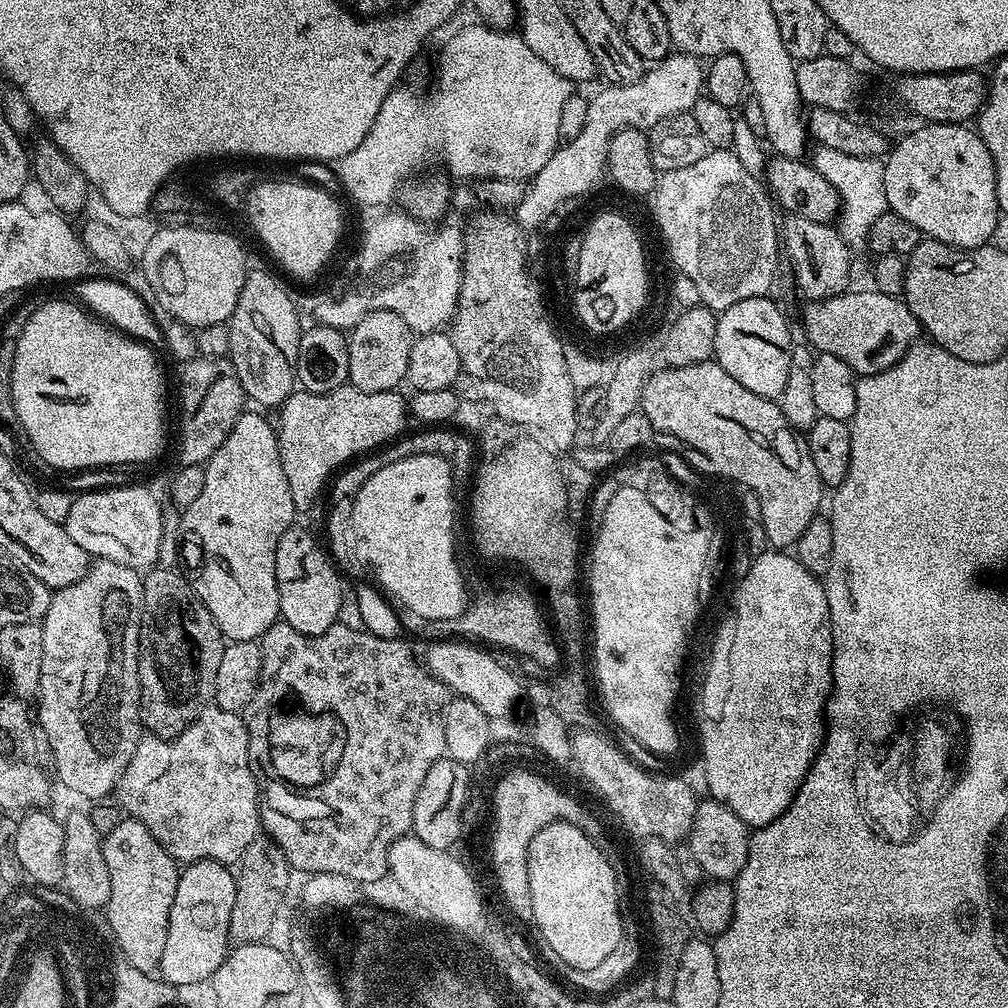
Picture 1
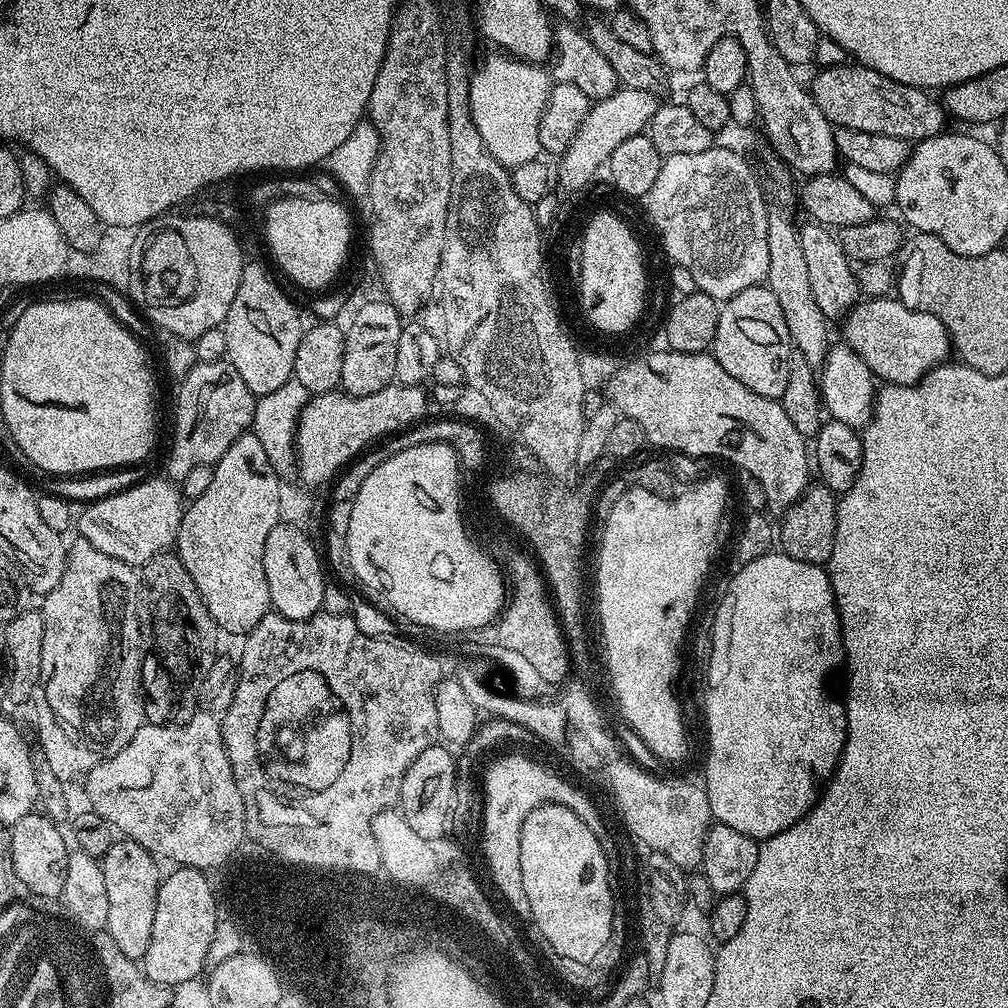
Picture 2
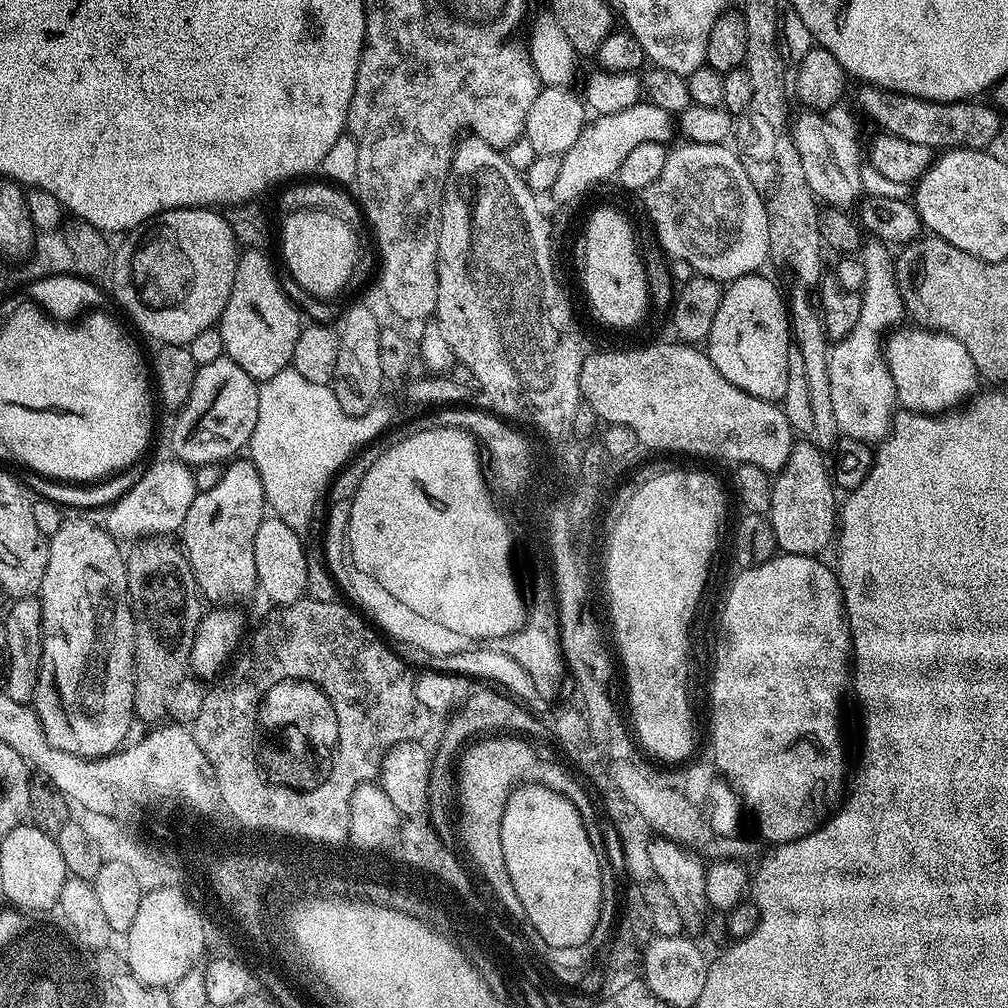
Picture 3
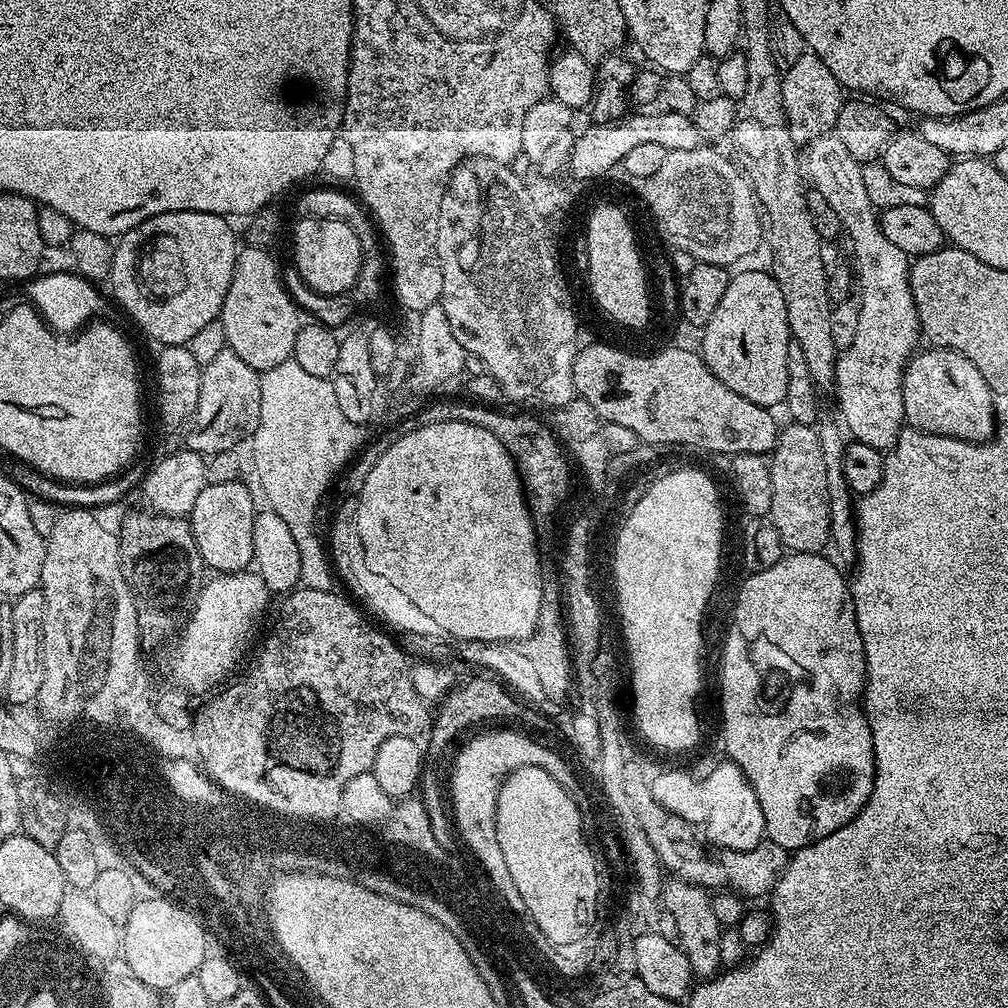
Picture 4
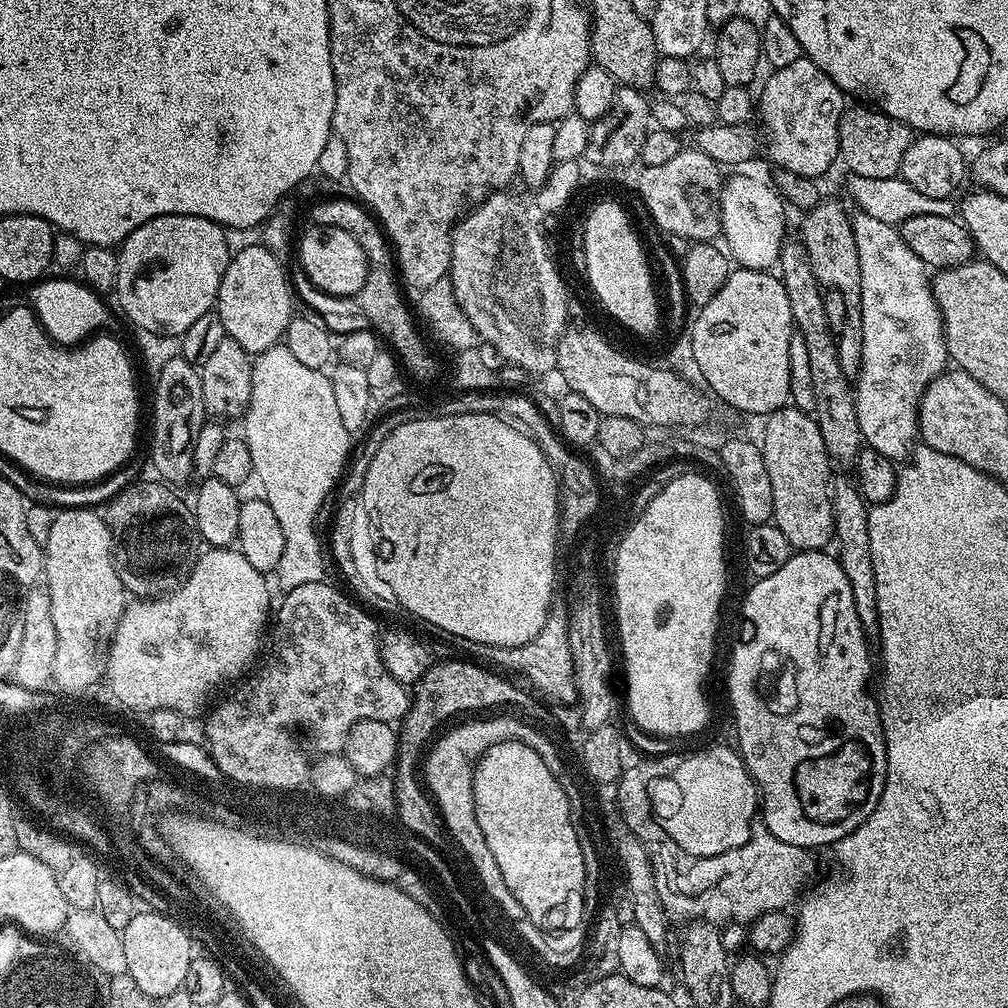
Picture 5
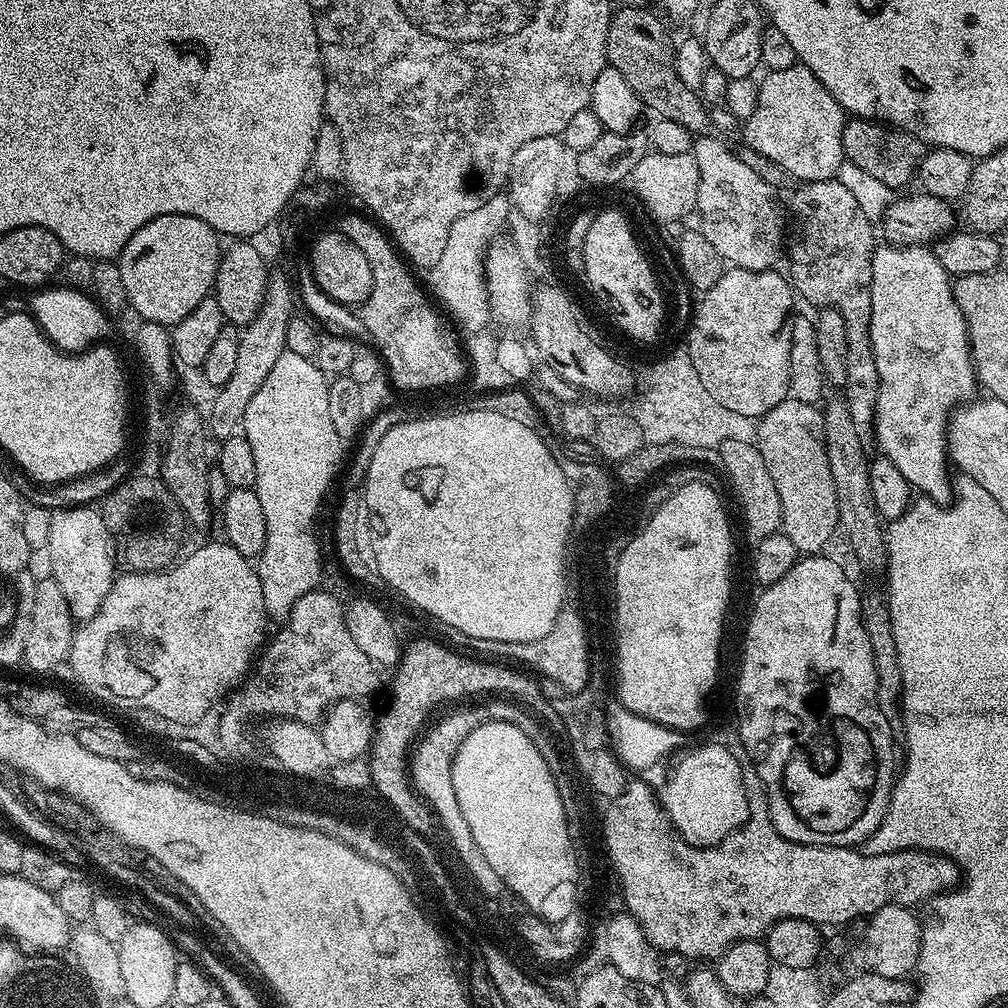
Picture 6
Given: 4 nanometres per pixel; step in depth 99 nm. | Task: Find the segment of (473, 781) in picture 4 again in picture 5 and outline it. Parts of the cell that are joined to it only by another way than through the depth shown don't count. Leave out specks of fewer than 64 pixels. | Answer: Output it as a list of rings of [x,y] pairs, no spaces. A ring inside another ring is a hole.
[[[483,718],[465,720],[467,720],[465,724],[450,729],[444,737],[441,735],[427,749],[426,759],[422,765],[427,768],[428,780],[431,780],[428,789],[435,790],[436,796],[440,797],[440,803],[444,805],[444,815],[448,818],[448,824],[451,825],[447,830],[451,842],[460,840],[461,844],[464,844],[464,848],[467,848],[468,855],[472,856],[472,863],[479,869],[480,876],[483,877],[483,882],[488,887],[488,892],[504,896],[507,891],[506,878],[502,878],[502,870],[498,870],[498,862],[494,862],[494,854],[490,854],[490,846],[486,846],[486,837],[482,834],[482,826],[478,826],[478,814],[472,793],[474,765],[483,756],[485,750],[491,748],[493,740],[513,736],[513,734],[528,741],[528,744],[532,744],[533,748],[541,752],[541,756],[544,756],[548,765],[556,768],[556,772],[560,772],[560,760],[556,760],[556,752],[552,752],[552,747],[549,747],[545,740],[540,739],[540,736],[532,732],[531,729],[524,728],[524,725],[515,724],[515,721],[485,721]]]

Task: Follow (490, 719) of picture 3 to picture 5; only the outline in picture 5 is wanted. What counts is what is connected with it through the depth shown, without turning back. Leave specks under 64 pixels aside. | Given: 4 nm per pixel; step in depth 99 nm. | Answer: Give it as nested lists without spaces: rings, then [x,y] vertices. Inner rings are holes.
[[[456,658],[456,660],[444,660],[441,664],[440,661],[433,663],[426,675],[414,686],[408,712],[398,724],[394,785],[396,819],[400,824],[407,821],[410,832],[416,834],[418,839],[423,840],[427,837],[440,840],[441,834],[445,833],[440,829],[439,821],[435,820],[435,812],[419,794],[421,784],[415,782],[418,768],[422,765],[422,757],[425,755],[430,741],[437,735],[436,727],[443,720],[448,720],[451,716],[458,715],[459,712],[468,714],[476,705],[495,704],[504,700],[516,701],[516,703],[524,704],[525,707],[535,705],[531,695],[524,693],[518,685],[511,684],[506,677],[500,675],[504,674],[493,670],[486,676],[486,666],[483,663],[476,662],[476,670],[474,670],[474,662],[471,666],[466,666],[466,658]]]

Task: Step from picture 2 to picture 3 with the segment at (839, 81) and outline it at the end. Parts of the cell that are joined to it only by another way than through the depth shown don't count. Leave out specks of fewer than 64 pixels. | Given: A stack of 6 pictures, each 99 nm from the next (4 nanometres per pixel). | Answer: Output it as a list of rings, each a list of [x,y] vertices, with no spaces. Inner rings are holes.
[[[864,84],[860,86],[860,89],[856,92],[856,104],[877,124],[877,129],[880,132],[889,132],[894,134],[898,138],[906,138],[906,142],[918,142],[922,146],[931,148],[933,150],[947,150],[949,148],[979,148],[981,150],[989,147],[988,143],[995,138],[1000,132],[1000,119],[1002,119],[1001,113],[997,111],[995,107],[992,107],[989,103],[976,104],[980,102],[969,102],[967,100],[955,100],[954,102],[934,102],[933,100],[927,100],[926,98],[914,98],[913,96],[907,96],[906,94],[898,94],[897,92],[891,92],[885,88],[876,88],[872,84]]]

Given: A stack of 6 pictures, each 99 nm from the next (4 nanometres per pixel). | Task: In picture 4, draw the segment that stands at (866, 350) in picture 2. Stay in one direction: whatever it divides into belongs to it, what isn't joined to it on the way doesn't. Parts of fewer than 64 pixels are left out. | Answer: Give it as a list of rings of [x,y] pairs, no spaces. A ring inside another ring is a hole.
[[[925,347],[917,351],[908,365],[904,367],[904,418],[909,428],[917,428],[919,432],[929,432],[939,436],[949,436],[959,440],[970,440],[975,444],[980,436],[988,436],[988,428],[992,428],[991,386],[978,374],[978,366],[970,362],[962,354],[950,348]]]

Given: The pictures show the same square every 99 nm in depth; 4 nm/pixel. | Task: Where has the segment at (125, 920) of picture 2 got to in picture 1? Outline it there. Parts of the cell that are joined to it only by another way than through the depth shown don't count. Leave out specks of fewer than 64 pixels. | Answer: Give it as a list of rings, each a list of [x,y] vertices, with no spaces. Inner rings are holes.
[[[131,818],[117,819],[114,830],[110,830],[110,834],[103,837],[102,843],[106,867],[110,870],[110,898],[106,905],[108,924],[130,965],[142,972],[155,973],[160,966],[162,946],[166,946],[166,930],[170,922],[174,890],[178,890],[178,878],[181,873],[178,861],[156,841],[154,834],[150,834],[150,830],[146,830],[142,822]]]

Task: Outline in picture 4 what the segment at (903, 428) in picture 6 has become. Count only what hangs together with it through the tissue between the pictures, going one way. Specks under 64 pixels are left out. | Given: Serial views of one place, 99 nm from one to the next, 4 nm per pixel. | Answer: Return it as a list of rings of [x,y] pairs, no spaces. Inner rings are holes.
[[[825,134],[807,145],[807,179],[814,191],[822,194],[822,198],[826,198],[830,206],[834,206],[843,235],[846,240],[848,236],[856,251],[854,272],[858,277],[858,295],[862,302],[854,342],[850,342],[850,346],[836,357],[834,395],[840,402],[838,416],[852,440],[888,450],[895,445],[901,428],[906,424],[904,367],[917,351],[916,343],[921,343],[922,340],[920,319],[908,281],[910,258],[905,252],[898,250],[898,246],[894,246],[894,242],[890,242],[886,234],[882,234],[878,210],[870,202],[870,194],[866,194],[862,178],[858,174],[853,175],[852,184],[840,184],[835,188],[832,185],[831,163],[850,166],[857,163],[854,154],[846,150],[846,142],[842,142],[839,136]]]

